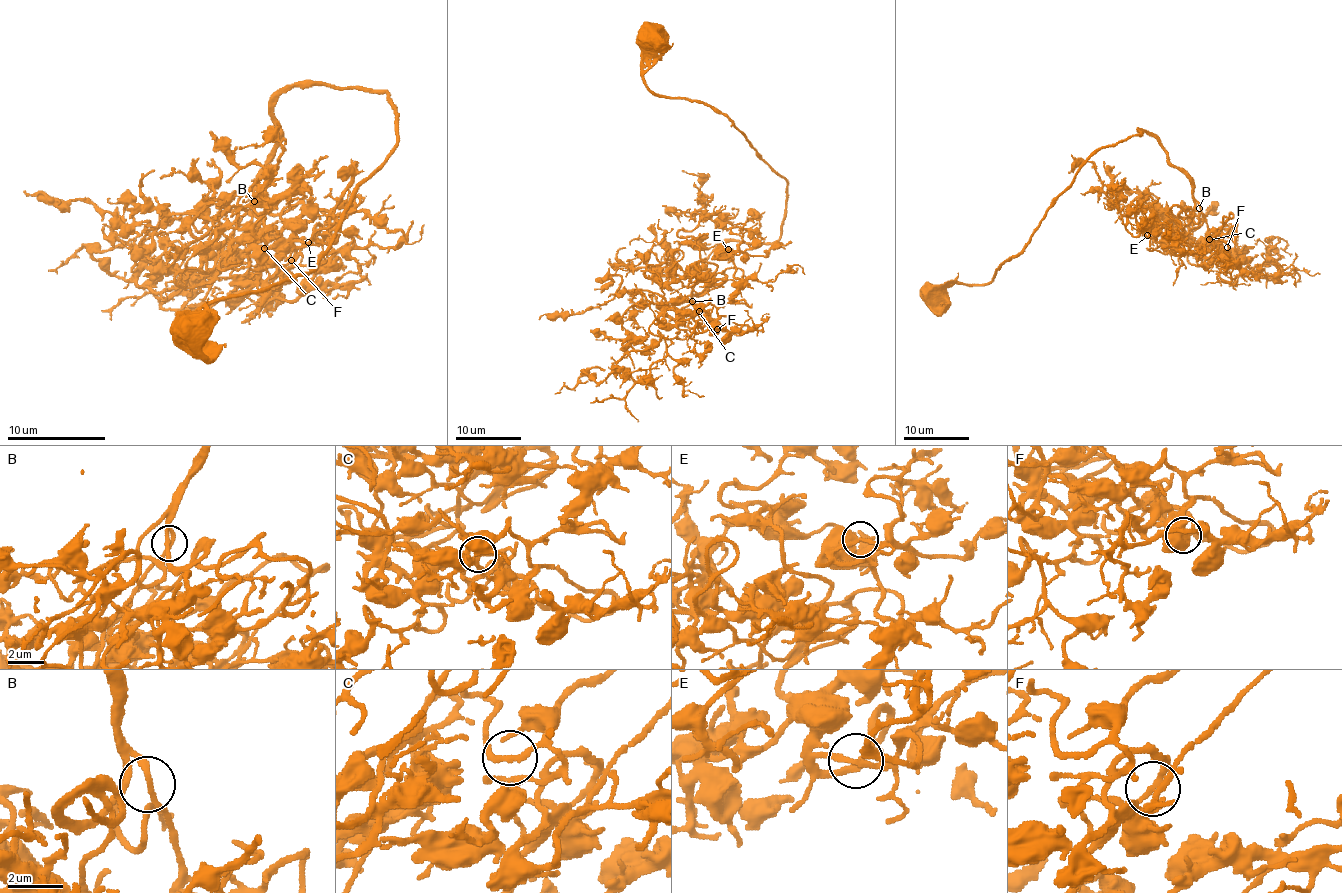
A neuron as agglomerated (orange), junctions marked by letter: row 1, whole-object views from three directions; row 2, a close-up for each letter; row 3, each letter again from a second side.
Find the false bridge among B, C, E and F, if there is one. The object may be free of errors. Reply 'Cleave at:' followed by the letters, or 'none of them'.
Cleave at: none of them

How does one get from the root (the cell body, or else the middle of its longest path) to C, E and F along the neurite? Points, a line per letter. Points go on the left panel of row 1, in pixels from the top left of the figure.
C: (190, 329), (318, 263), (397, 142), (387, 93), (276, 98), (217, 278), (264, 248)
E: (190, 329), (318, 263), (397, 142), (387, 93), (276, 98), (254, 211), (304, 196), (331, 216), (308, 243)
F: (190, 329), (318, 263), (397, 142), (387, 93), (276, 98), (217, 278), (291, 260)

